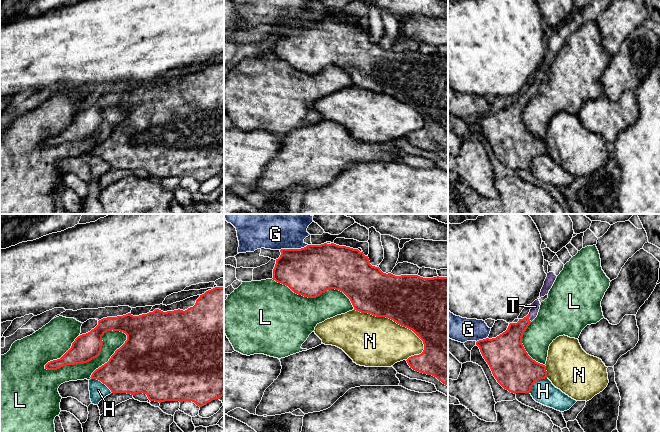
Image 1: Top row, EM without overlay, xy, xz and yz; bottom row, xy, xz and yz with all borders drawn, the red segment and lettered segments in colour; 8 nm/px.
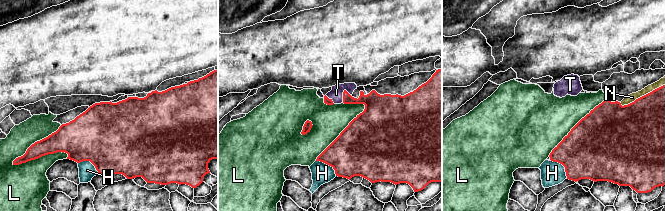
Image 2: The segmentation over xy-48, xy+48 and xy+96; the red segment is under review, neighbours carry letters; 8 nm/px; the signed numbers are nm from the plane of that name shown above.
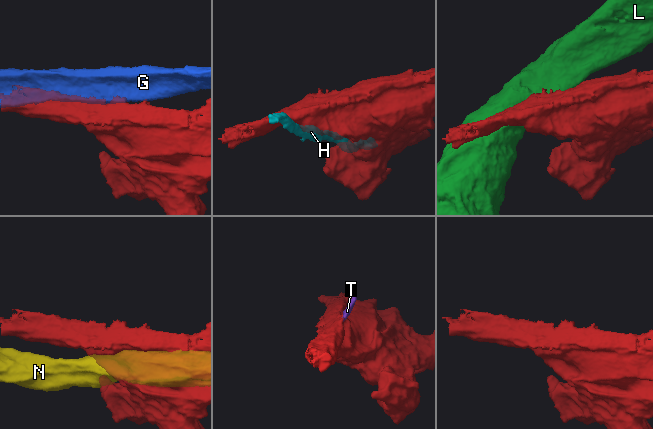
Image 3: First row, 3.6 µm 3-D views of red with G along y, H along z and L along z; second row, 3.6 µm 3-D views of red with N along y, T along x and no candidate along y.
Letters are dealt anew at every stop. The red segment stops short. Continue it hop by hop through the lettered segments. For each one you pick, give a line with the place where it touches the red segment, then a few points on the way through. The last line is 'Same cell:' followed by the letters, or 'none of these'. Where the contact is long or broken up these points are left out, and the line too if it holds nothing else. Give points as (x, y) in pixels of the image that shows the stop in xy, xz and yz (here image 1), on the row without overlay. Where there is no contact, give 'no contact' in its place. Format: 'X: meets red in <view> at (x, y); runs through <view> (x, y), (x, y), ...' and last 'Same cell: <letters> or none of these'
T: meets red in yz at (528, 94); runs through yz (509, 118), (513, 110), (528, 94), (533, 89), (535, 82)
Same cell: T

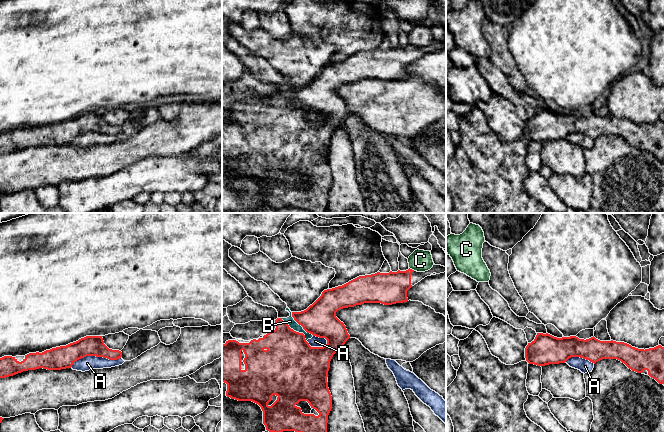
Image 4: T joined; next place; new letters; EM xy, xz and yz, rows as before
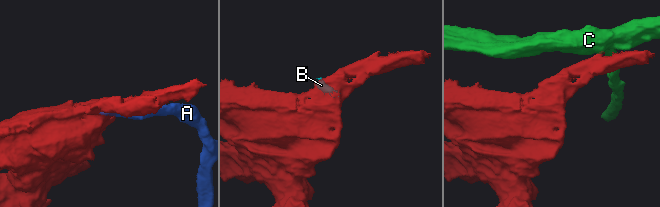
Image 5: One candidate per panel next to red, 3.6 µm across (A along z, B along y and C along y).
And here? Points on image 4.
Same cell: none of these

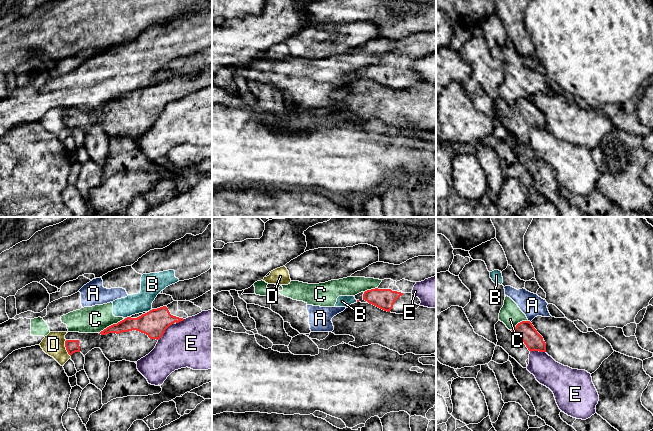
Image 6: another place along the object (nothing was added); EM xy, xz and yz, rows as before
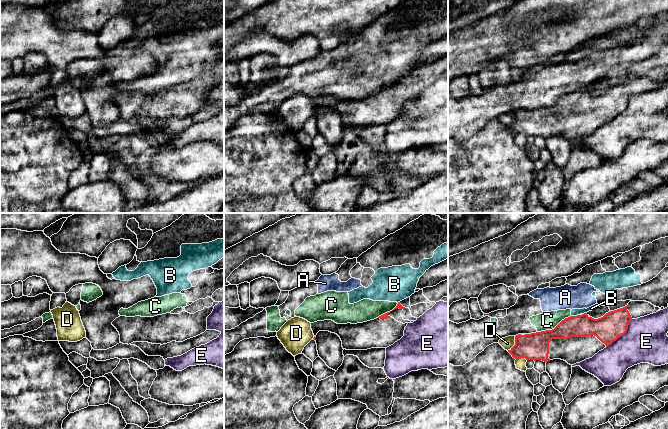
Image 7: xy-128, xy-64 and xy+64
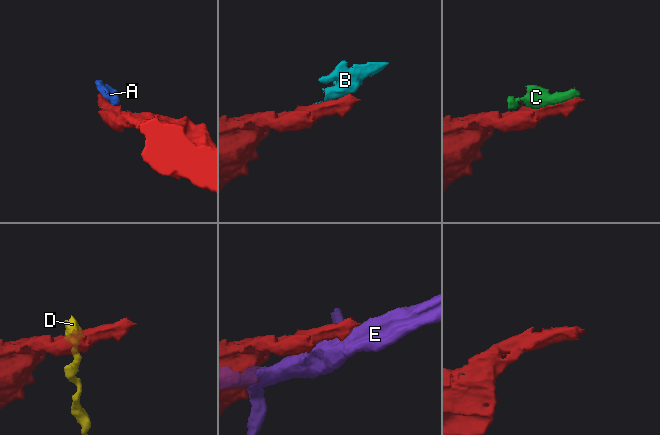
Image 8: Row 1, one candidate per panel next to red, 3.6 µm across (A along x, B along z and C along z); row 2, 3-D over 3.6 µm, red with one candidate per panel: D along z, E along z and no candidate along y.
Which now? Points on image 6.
Same cell: none of these

